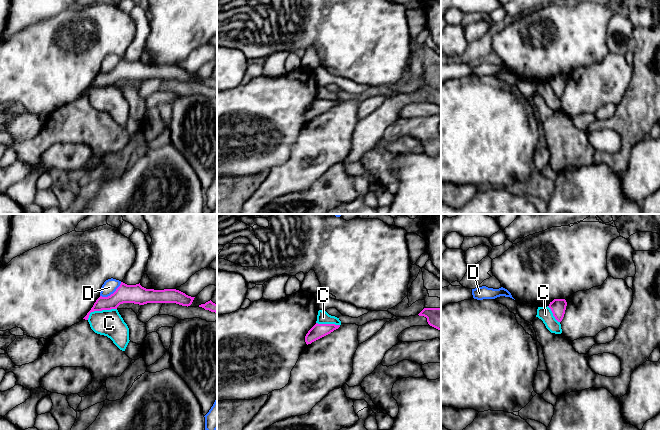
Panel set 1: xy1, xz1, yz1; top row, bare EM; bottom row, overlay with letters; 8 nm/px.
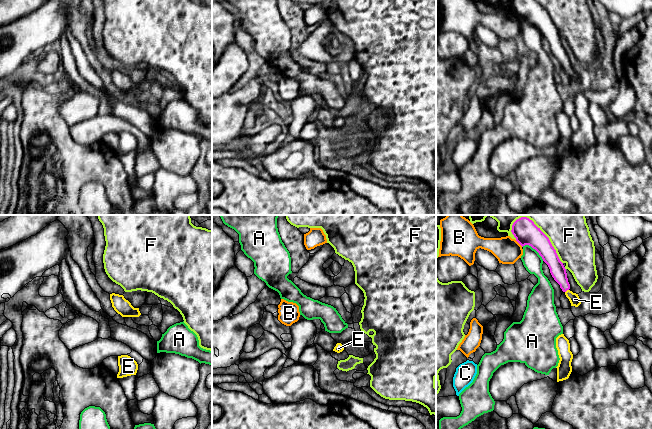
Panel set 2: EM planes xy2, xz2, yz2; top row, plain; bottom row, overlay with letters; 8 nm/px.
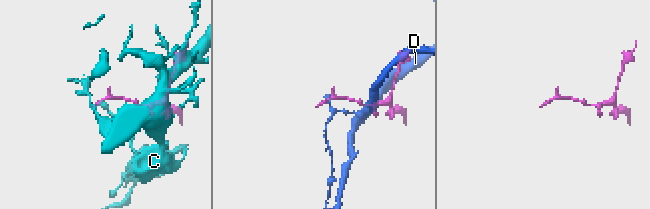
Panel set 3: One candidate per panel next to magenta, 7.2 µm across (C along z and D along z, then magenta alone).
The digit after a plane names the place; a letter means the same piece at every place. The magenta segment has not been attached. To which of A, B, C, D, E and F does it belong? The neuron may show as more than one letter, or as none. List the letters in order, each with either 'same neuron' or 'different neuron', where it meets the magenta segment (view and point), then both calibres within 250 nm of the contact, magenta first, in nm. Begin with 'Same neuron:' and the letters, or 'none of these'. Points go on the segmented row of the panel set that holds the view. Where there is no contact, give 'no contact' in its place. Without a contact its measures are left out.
Same neuron: E
A: different neuron; contact yz2 (534, 248); calibres 190 and 160 nm
B: different neuron; contact yz2 (519, 243); calibres 190 and 200 nm
C: different neuron; contact xy1 (100, 310); calibres 150 and 220 nm
D: different neuron; contact xy1 (111, 294); calibres 150 and 110 nm
E: same neuron; contact yz2 (566, 290); calibres 120 and 90 nm
F: different neuron; contact yz2 (542, 232); calibres 190 and 400 nm

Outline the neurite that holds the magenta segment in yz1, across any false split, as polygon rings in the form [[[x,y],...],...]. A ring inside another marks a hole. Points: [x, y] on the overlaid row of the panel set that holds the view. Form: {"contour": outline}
{"contour": [[[554,299],[548,307],[551,309],[555,319],[561,322],[565,314],[566,306],[567,302],[565,299]]]}

